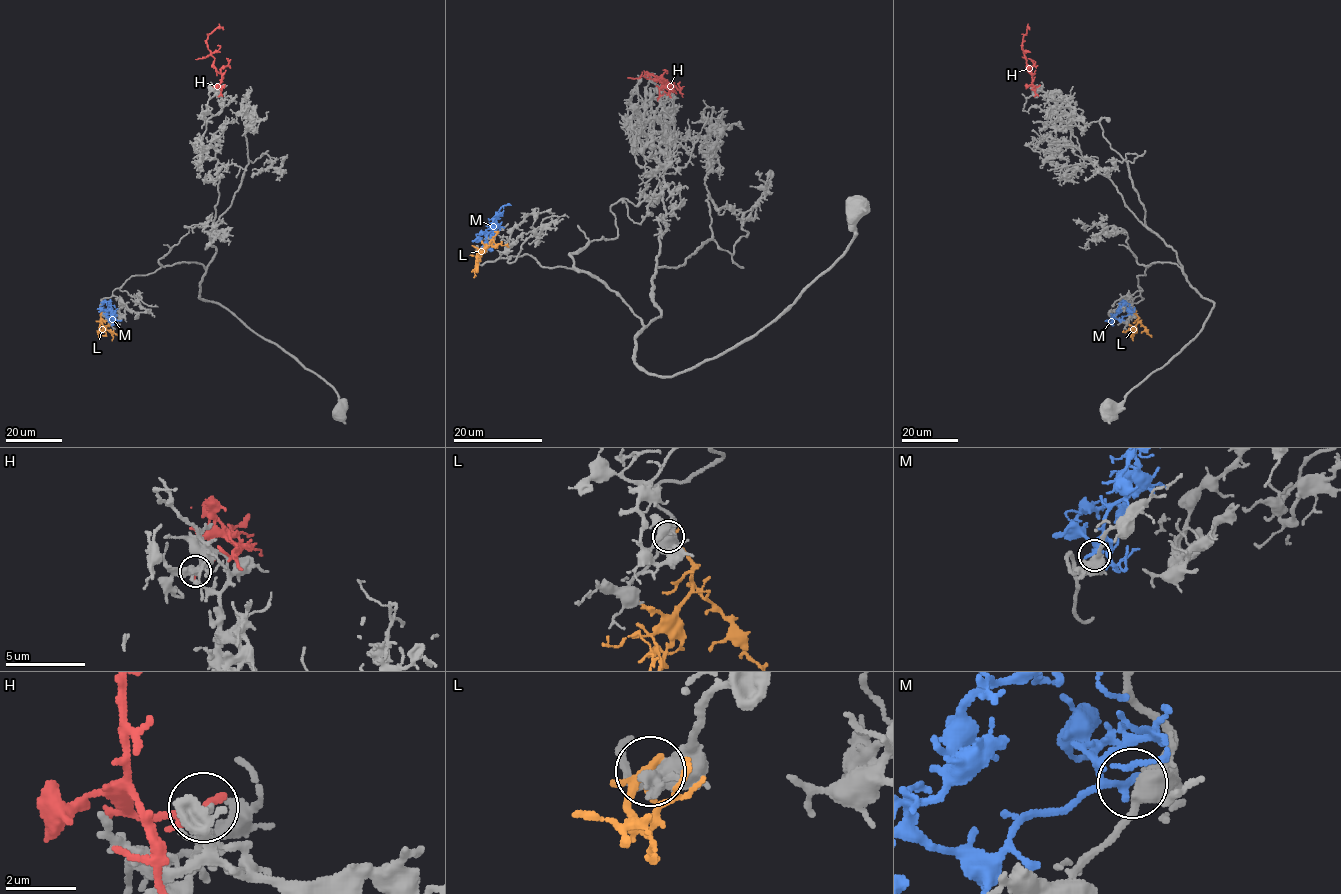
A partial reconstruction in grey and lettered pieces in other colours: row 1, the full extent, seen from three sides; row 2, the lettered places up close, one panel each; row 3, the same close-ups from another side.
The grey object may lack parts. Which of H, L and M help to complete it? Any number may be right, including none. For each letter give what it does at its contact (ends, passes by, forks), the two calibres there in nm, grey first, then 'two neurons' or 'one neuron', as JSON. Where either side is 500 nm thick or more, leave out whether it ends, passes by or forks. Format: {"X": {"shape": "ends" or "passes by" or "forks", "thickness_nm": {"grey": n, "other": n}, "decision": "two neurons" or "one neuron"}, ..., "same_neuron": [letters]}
{"H": {"shape": "passes by", "thickness_nm": {"grey": 300, "other": 220}, "decision": "two neurons"}, "L": {"shape": "passes by", "thickness_nm": {"grey": 440, "other": 240}, "decision": "two neurons"}, "M": {"shape": "passes by", "thickness_nm": {"grey": 480, "other": 190}, "decision": "one neuron"}, "same_neuron": ["M"]}

